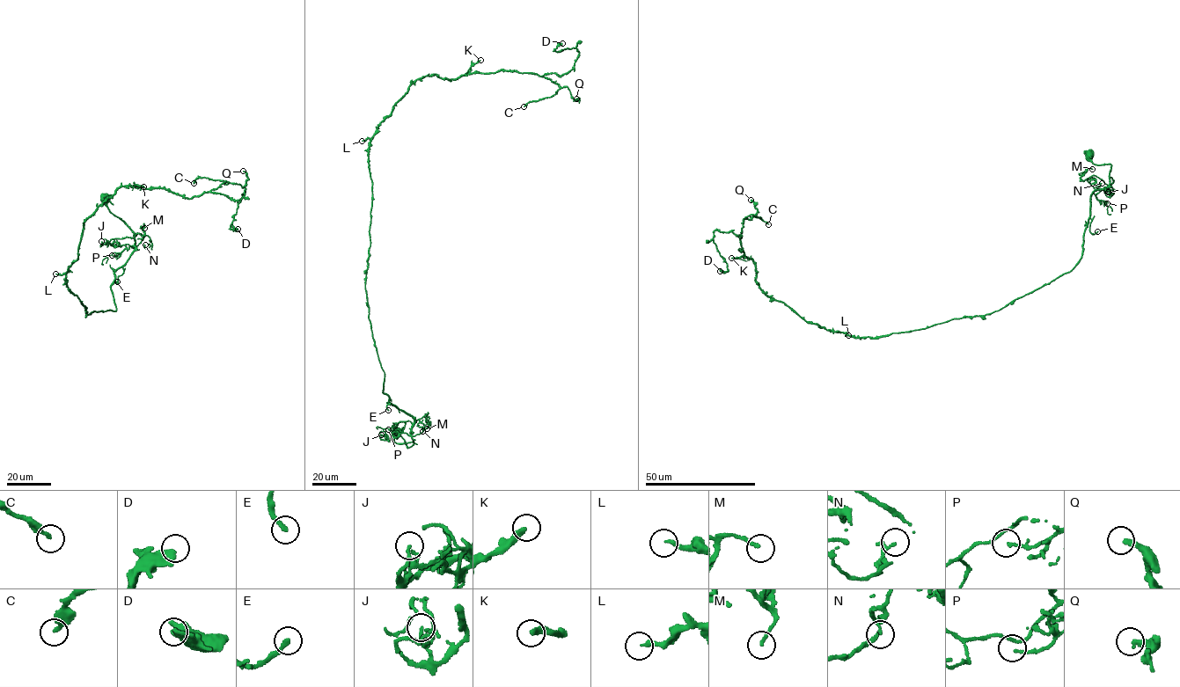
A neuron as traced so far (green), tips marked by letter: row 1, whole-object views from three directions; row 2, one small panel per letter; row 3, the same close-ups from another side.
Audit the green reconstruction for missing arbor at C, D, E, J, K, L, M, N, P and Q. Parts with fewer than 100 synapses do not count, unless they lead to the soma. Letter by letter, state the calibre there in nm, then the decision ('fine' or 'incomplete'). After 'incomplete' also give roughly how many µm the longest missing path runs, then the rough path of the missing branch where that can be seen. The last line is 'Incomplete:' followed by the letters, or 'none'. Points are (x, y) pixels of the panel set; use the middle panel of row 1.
C: 240 nm | fine
D: 360 nm | fine
E: 240 nm | fine
J: 240 nm | fine
K: 260 nm | fine
L: 200 nm | fine
M: 160 nm | fine
N: 180 nm | fine
P: 100 nm | fine
Q: 280 nm | fine
Incomplete: none

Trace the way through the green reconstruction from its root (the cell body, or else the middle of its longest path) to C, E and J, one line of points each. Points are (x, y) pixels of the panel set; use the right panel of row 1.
C: (1090, 155), (1111, 165), (1080, 262), (982, 316), (870, 338), (807, 322), (739, 250), (744, 219), (768, 224)
E: (1090, 155), (1093, 164), (1111, 165), (1109, 184), (1095, 191), (1090, 199), (1089, 231), (1093, 234), (1097, 231)
J: (1090, 155), (1093, 164), (1111, 165), (1110, 176), (1113, 182), (1111, 185), (1113, 193), (1110, 196), (1108, 192)

